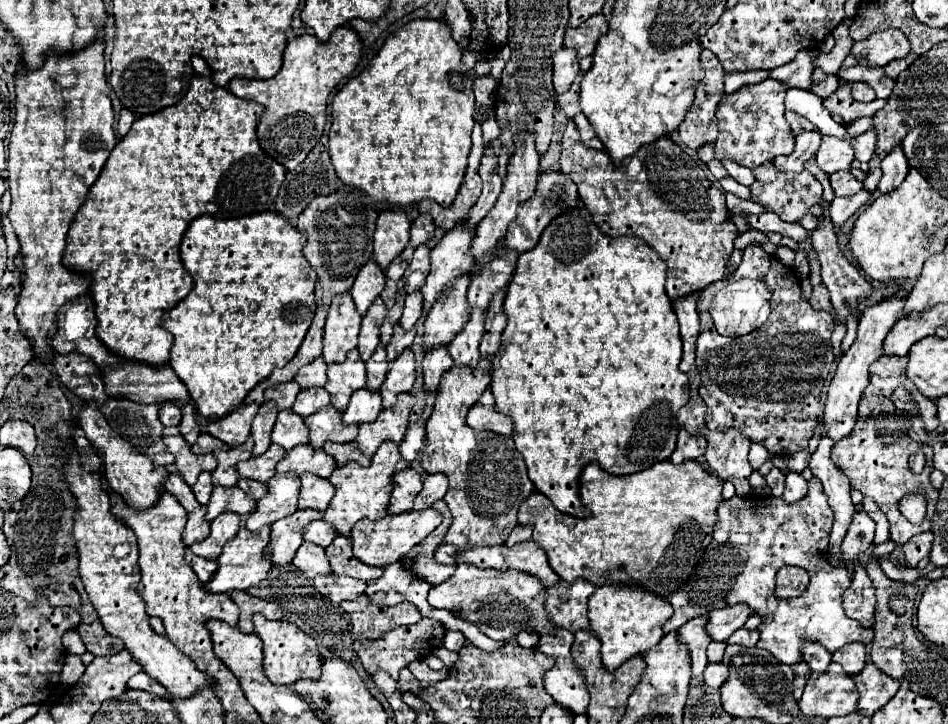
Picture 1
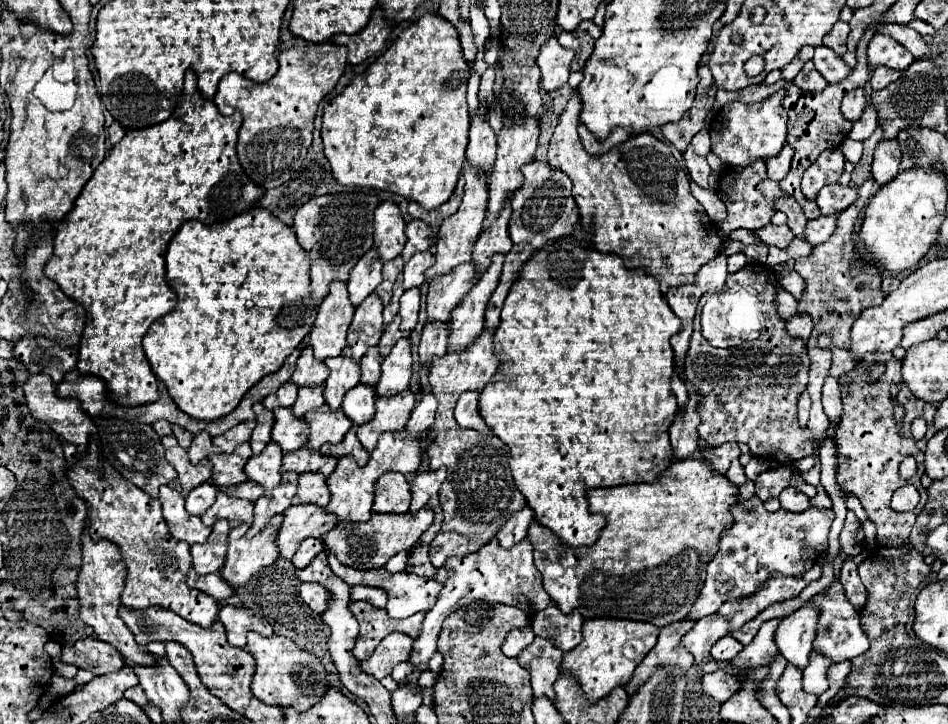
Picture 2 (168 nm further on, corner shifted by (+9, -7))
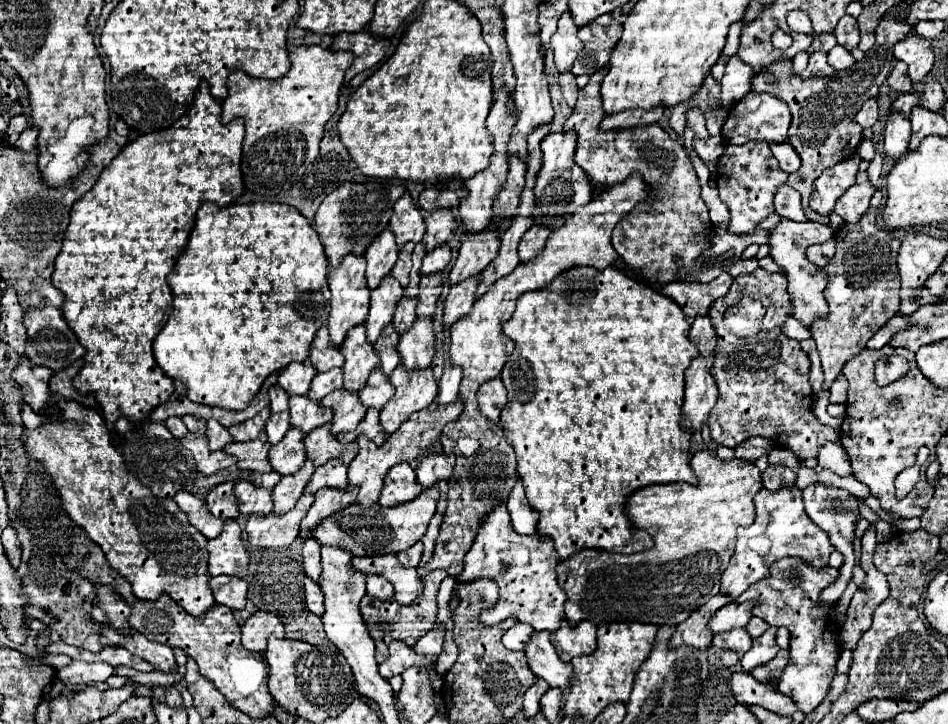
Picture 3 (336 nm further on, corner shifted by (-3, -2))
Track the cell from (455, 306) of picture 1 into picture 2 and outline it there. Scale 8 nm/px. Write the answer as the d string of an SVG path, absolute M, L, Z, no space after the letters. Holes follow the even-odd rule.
M472 261L454 267L450 273L440 275L440 279L434 279L428 289L428 319L448 321L456 303L460 303L460 299L474 287L476 281L478 279L476 271L472 271Z

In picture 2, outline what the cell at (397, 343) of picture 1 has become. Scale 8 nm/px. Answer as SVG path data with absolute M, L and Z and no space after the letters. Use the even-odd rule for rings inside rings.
M396 315L396 317L394 317L394 321L392 321L392 323L388 323L388 327L384 329L382 339L380 339L380 343L378 343L378 349L380 349L382 357L386 357L386 355L388 355L388 351L394 347L394 343L396 343L398 339L402 339L402 337L408 337L408 333L400 329L400 317Z

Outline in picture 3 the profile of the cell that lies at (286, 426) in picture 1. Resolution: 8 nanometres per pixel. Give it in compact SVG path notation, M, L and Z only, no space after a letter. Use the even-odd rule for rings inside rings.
M292 396L290 398L290 426L300 428L304 434L332 422L332 410L312 402L306 396Z

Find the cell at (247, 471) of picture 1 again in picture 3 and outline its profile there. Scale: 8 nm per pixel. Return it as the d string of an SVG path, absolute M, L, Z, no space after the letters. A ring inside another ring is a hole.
M290 428L286 432L286 436L282 438L282 442L278 442L276 446L270 448L268 460L274 468L274 472L278 472L280 476L288 476L302 468L302 464L306 460L302 438L304 438L304 434L300 434L300 430Z

